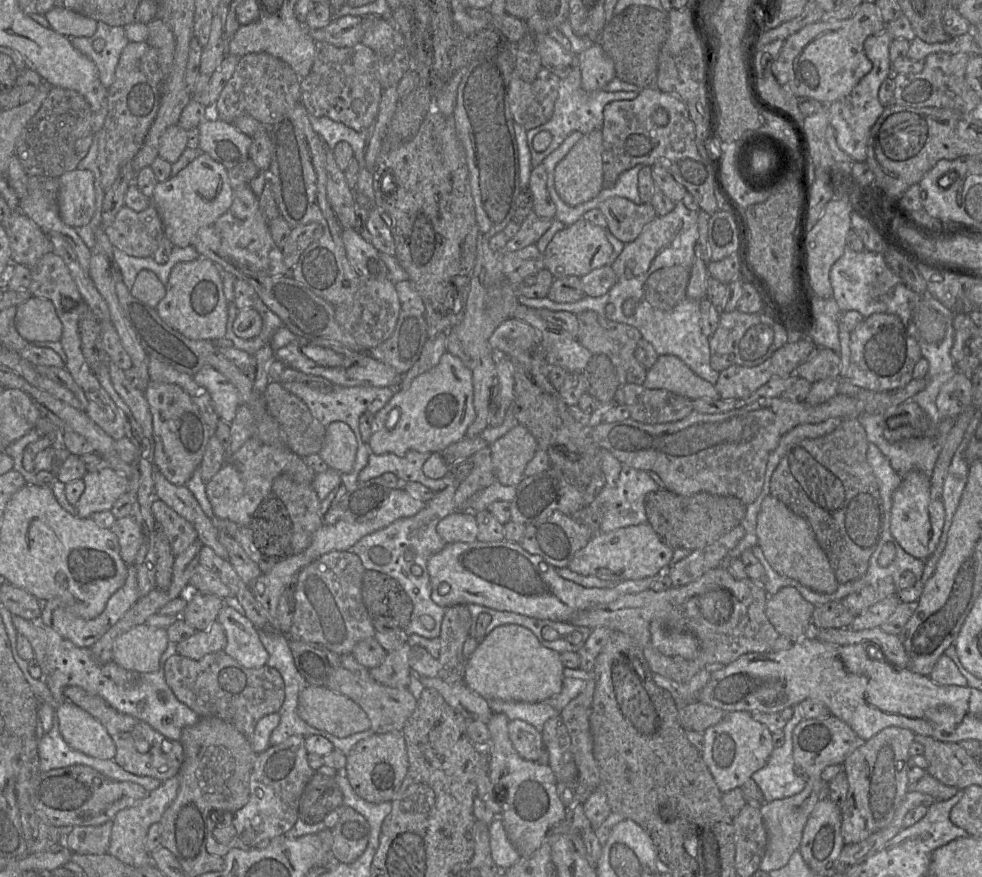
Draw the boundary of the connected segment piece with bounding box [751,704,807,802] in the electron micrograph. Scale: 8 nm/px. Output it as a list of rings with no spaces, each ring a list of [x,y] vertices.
[[[799,704],[791,708],[792,717],[783,728],[783,745],[773,748],[765,766],[751,776],[761,789],[764,802],[793,796],[801,792],[807,784],[805,779],[795,773],[792,743],[793,730],[804,718]]]

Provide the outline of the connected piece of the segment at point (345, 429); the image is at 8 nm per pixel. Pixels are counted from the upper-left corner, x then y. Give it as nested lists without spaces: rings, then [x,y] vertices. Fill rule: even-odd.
[[[334,421],[326,426],[323,446],[318,454],[329,468],[339,473],[350,473],[357,447],[357,439],[350,426],[342,421]]]

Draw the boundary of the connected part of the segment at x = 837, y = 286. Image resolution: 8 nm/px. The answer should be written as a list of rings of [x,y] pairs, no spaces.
[[[846,245],[843,255],[831,267],[829,278],[833,298],[842,313],[855,310],[864,318],[874,313],[895,314],[904,322],[909,334],[918,341],[922,357],[929,362],[929,369],[924,377],[925,388],[911,400],[918,404],[933,425],[938,426],[943,417],[936,406],[937,395],[941,386],[957,373],[951,358],[954,314],[928,292],[919,294],[909,289],[890,269],[881,253],[866,249],[856,252]]]

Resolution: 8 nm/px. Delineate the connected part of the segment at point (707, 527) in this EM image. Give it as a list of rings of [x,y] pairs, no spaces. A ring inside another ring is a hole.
[[[667,489],[647,493],[644,498],[644,508],[647,523],[662,542],[673,550],[703,548],[740,525],[746,514],[746,505],[736,497],[705,492],[681,496]]]

